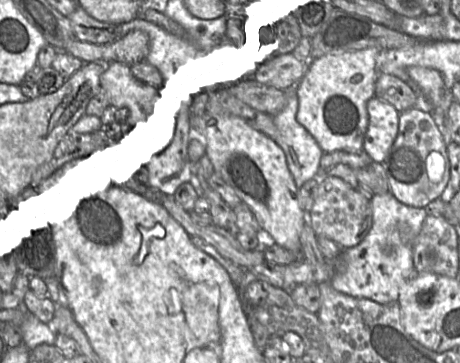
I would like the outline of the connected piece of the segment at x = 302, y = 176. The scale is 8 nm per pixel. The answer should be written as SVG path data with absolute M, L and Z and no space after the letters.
M296 85L285 92L283 109L273 116L277 128L273 140L282 148L297 188L321 174L320 160L324 151L312 135L296 120L298 97Z

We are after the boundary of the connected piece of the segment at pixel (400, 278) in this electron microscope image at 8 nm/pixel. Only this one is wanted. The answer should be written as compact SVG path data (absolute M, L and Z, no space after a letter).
M390 192L374 194L370 204L372 226L357 245L343 249L334 259L331 285L343 294L388 304L398 300L402 287L416 274L413 243L428 212L426 207L413 207L400 202Z

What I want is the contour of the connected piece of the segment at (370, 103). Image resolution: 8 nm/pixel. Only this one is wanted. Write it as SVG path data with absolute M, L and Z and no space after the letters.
M375 95L367 101L368 127L363 150L375 162L382 163L398 133L399 112Z

